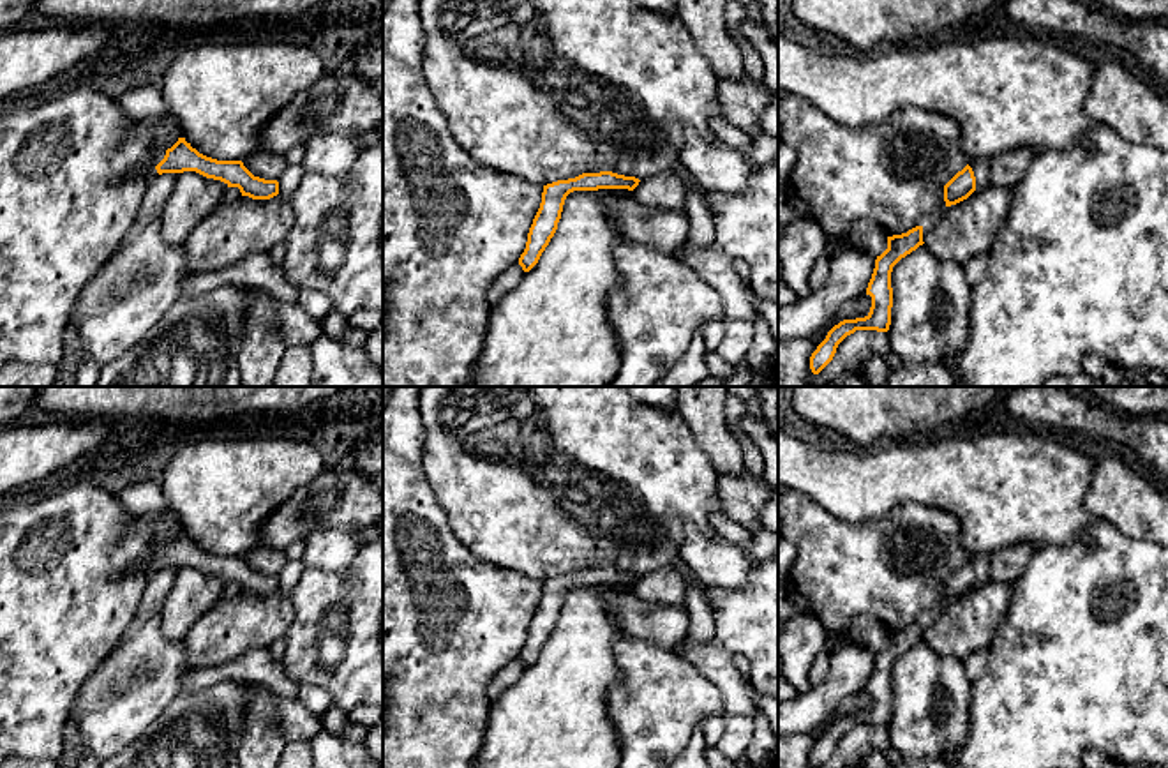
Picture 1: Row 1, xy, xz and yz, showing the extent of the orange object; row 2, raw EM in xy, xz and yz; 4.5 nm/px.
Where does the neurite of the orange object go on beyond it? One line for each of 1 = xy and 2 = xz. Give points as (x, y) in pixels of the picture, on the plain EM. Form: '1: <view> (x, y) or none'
1: none
2: none

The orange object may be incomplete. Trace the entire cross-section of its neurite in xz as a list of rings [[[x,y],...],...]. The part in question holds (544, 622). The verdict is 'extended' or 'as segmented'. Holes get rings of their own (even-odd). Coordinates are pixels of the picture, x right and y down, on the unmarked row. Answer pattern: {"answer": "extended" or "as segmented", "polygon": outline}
{"answer": "as segmented", "polygon": [[[612,567],[582,568],[575,574],[558,576],[543,581],[542,599],[528,629],[526,644],[519,653],[524,667],[529,667],[540,655],[558,625],[565,595],[573,586],[598,586],[598,584],[628,584],[639,581],[639,574],[625,572]]]}

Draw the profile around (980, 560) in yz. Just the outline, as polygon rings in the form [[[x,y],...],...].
[[[970,553],[967,556],[967,560],[972,563],[976,572],[976,584],[988,581],[990,558],[992,554],[985,554],[985,553]]]

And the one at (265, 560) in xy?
[[[254,547],[242,558],[254,572],[265,576],[277,576],[288,561],[286,551],[273,547]]]

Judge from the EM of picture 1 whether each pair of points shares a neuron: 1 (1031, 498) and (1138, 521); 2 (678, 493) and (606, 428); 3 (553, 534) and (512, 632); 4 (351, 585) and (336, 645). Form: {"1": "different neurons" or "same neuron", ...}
{"1": "different neurons", "2": "same neuron", "3": "different neurons", "4": "same neuron"}

